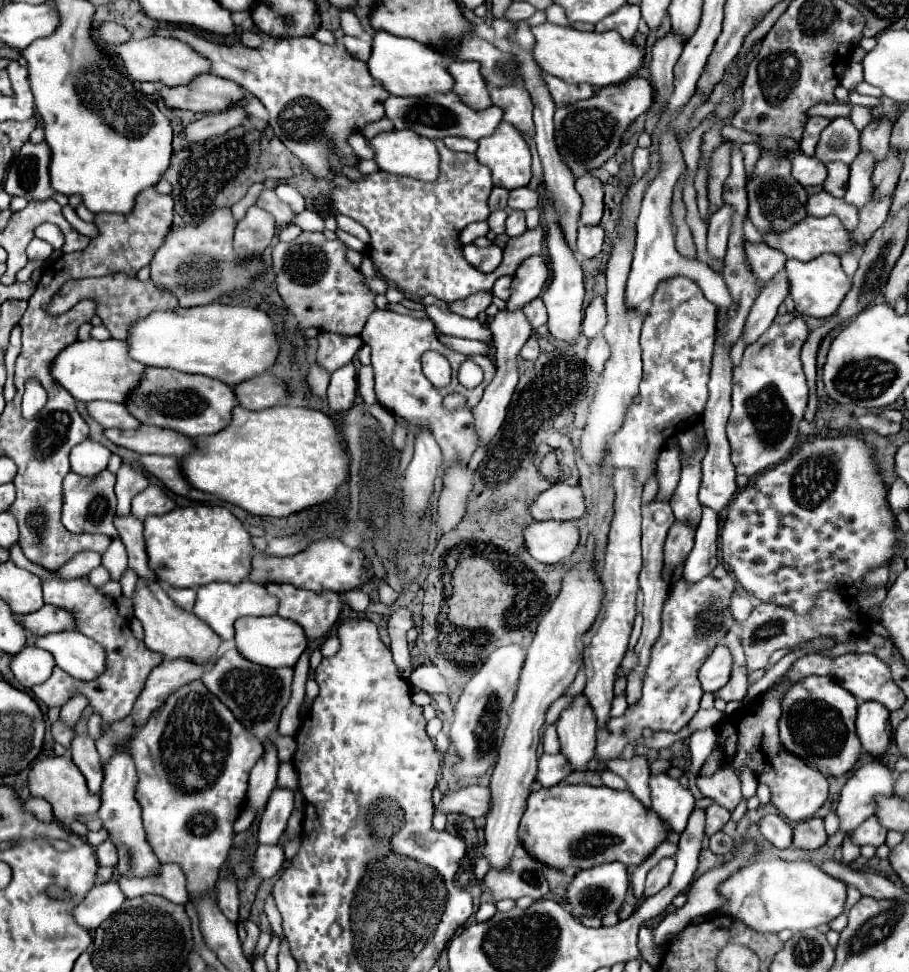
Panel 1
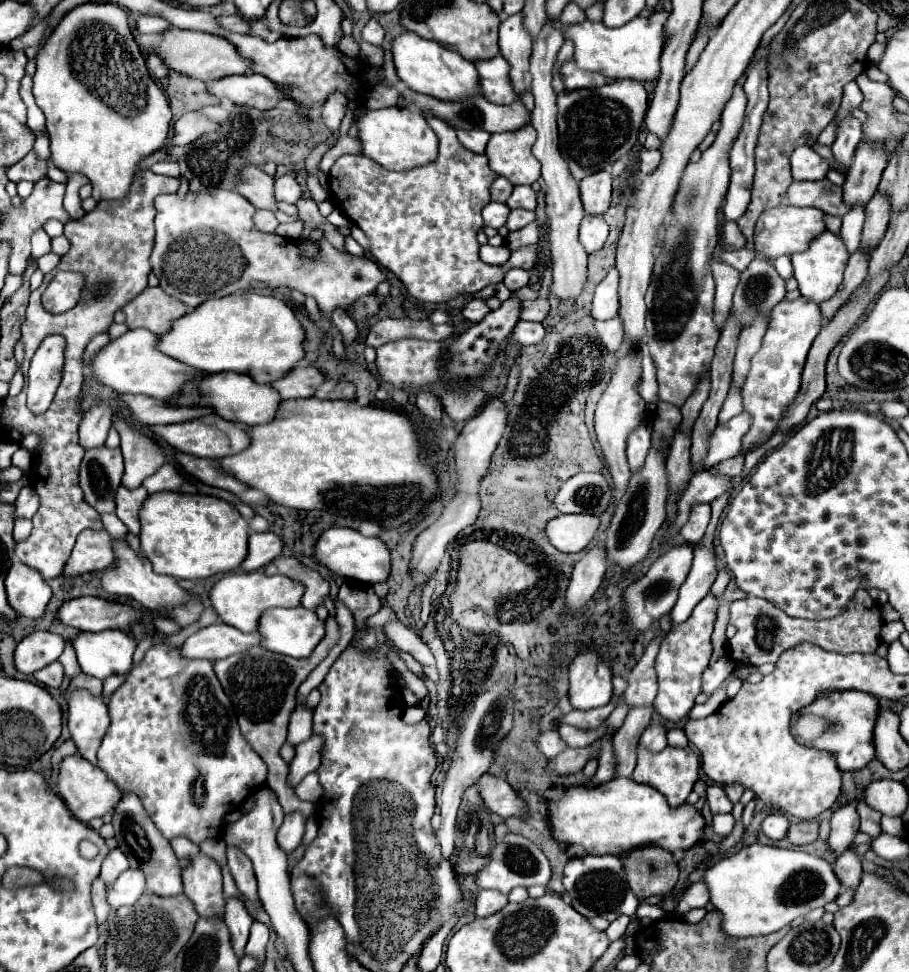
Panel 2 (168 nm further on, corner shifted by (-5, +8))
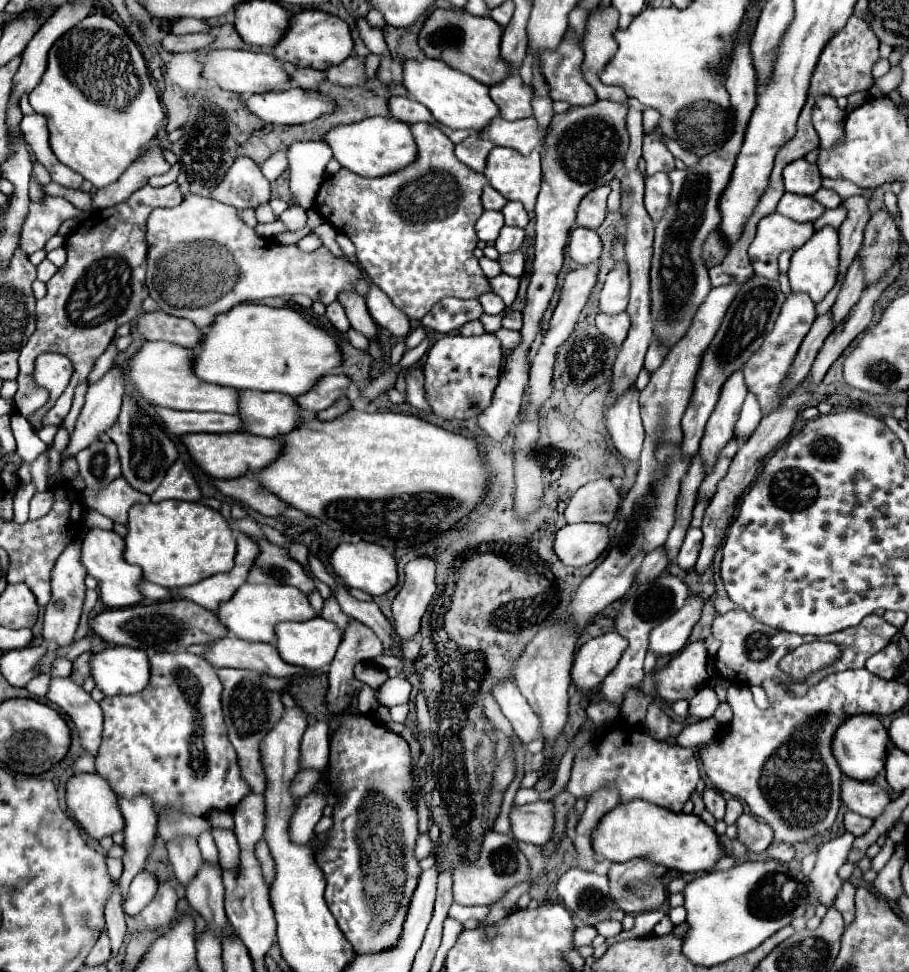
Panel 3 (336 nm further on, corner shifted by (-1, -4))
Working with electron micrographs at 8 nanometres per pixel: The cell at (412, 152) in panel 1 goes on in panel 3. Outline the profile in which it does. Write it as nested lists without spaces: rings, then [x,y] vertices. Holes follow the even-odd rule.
[[[366,118],[348,126],[338,126],[330,130],[324,138],[334,150],[334,158],[348,170],[364,176],[364,178],[380,178],[382,174],[392,174],[410,166],[416,160],[416,142],[412,138],[412,130],[406,122],[398,122],[396,118]]]

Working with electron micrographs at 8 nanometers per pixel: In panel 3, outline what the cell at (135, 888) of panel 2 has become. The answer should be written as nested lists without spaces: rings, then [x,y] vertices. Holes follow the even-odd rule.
[[[142,870],[142,872],[132,880],[130,890],[128,890],[128,898],[122,900],[122,910],[124,910],[124,914],[128,914],[128,916],[138,916],[138,914],[142,912],[142,908],[154,898],[156,886],[158,886],[156,876]]]

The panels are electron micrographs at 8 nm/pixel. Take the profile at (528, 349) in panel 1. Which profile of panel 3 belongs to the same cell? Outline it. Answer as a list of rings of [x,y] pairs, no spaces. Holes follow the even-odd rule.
[[[500,328],[496,332],[496,336],[500,338],[502,342],[502,348],[508,348],[508,350],[514,350],[518,344],[520,344],[520,334],[514,332],[514,330],[506,330],[506,328]]]

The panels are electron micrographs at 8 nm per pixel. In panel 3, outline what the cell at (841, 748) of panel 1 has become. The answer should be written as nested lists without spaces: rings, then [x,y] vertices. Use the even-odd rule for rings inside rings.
[[[856,714],[838,726],[832,738],[832,754],[844,776],[854,780],[872,780],[884,768],[884,754],[888,748],[888,732],[876,716]]]

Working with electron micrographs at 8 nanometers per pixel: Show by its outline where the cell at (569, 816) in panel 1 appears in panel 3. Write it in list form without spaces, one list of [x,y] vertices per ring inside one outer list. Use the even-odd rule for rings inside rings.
[[[632,800],[626,804],[618,804],[616,810],[610,810],[608,814],[604,814],[604,818],[600,818],[600,826],[596,826],[596,830],[592,830],[592,848],[596,850],[596,854],[600,858],[608,858],[610,862],[626,862],[632,858],[648,858],[654,864],[678,870],[678,872],[704,872],[710,870],[722,856],[724,850],[718,842],[716,832],[702,822],[698,816],[694,814],[676,814],[670,810],[664,810],[660,806],[652,806],[650,802],[644,800]]]

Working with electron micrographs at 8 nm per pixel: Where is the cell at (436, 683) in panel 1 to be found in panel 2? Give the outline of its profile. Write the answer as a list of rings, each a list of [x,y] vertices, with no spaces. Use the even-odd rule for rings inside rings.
[[[390,620],[388,624],[384,624],[384,634],[386,638],[392,642],[394,648],[402,650],[402,652],[410,652],[412,656],[418,654],[418,662],[426,664],[426,666],[434,666],[434,656],[428,650],[428,646],[418,638],[418,634],[410,628],[406,628],[400,620]]]

